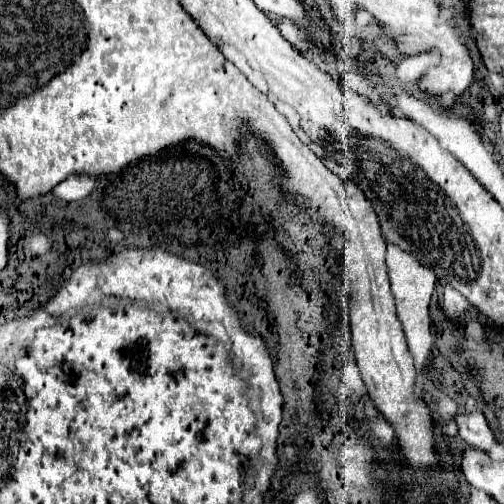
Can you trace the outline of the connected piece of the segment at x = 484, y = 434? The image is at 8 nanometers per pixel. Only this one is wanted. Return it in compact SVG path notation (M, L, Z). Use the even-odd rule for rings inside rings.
M459 409L455 415L455 425L457 425L459 437L471 447L489 451L493 445L497 445L497 439L493 435L493 431L489 429L485 415L481 411L471 411L471 413L463 411L461 413L461 409Z

